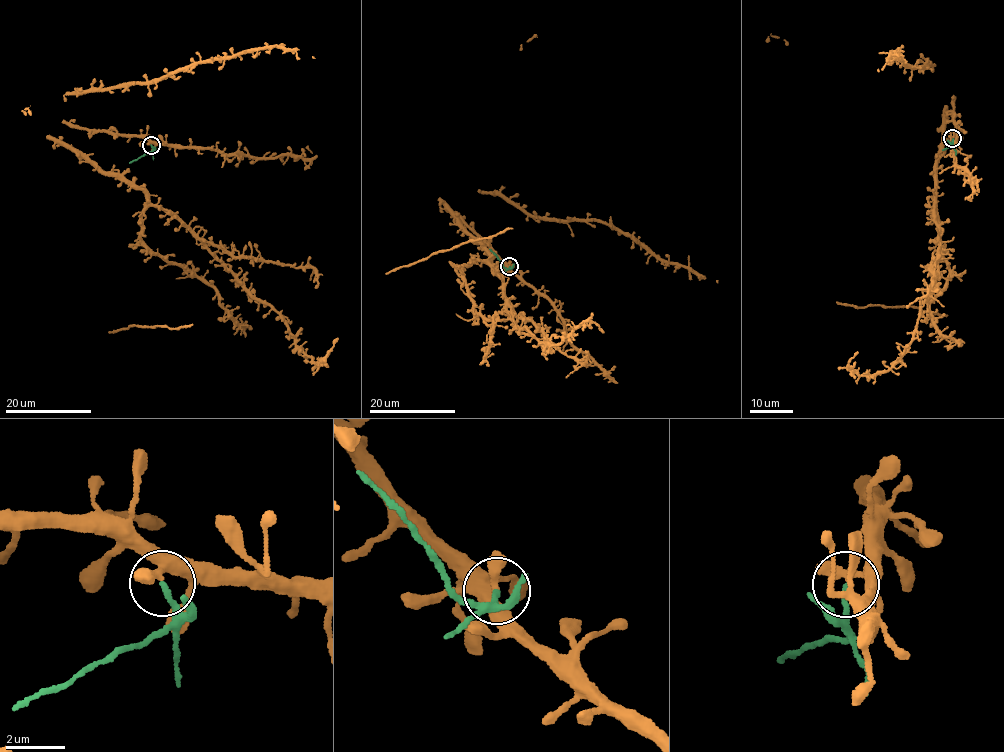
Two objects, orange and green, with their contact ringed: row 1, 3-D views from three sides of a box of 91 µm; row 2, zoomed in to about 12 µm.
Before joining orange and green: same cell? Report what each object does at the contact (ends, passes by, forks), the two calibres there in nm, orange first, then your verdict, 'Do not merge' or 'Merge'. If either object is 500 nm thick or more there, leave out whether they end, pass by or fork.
At the ring orange passes by. At the ring green ends. Thickness 280 nm (orange) against 170 nm. Do not merge

